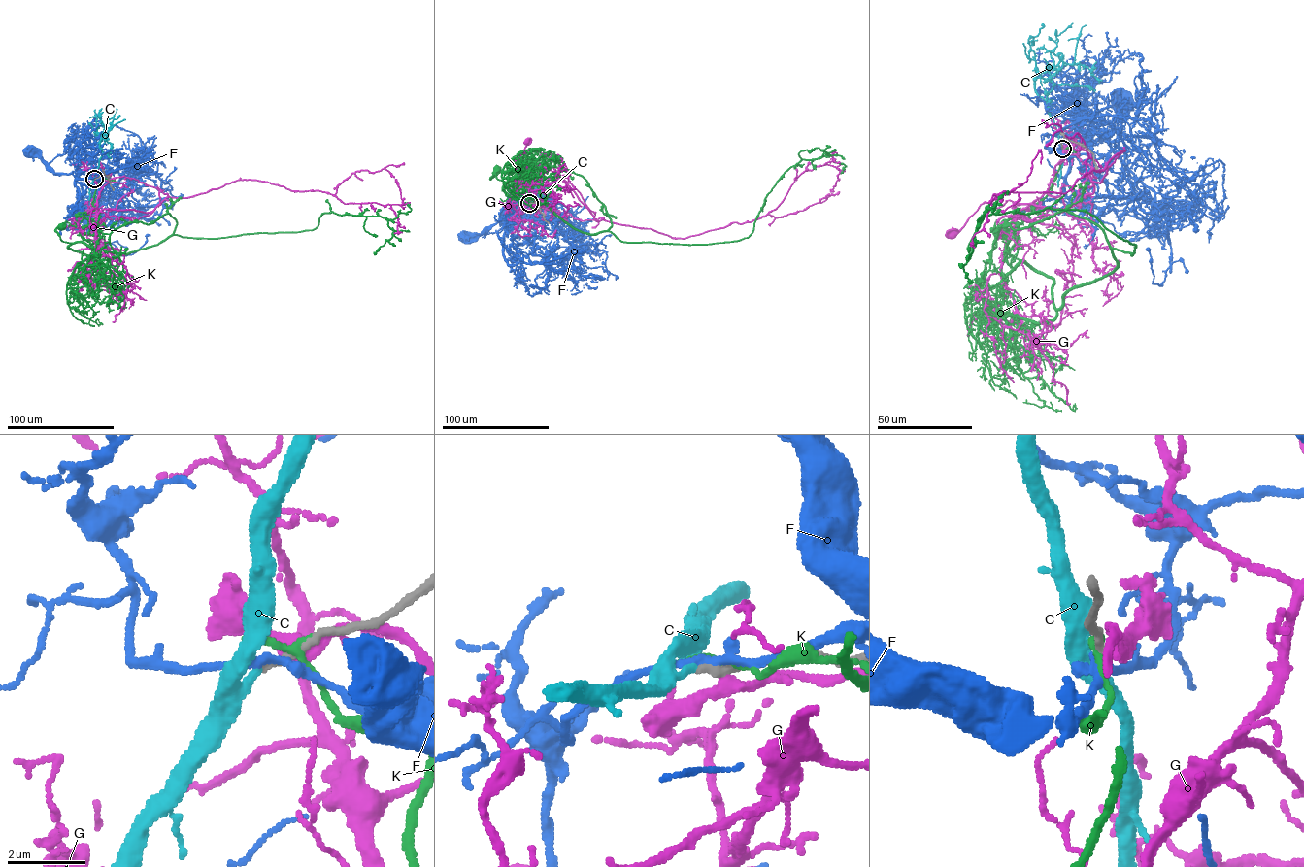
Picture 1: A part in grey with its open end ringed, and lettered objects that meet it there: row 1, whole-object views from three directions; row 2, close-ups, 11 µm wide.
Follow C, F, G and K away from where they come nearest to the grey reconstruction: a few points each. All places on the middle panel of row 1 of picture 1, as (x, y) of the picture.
C: (529, 203), (537, 194), (534, 187), (541, 188), (533, 199), (525, 221)
F: (529, 203), (525, 205), (526, 219), (511, 223), (497, 222), (484, 234), (467, 238)
G: (530, 203), (536, 206), (532, 204), (537, 199), (531, 195), (534, 177), (522, 168), (528, 162), (526, 141)
K: (530, 203), (534, 203), (526, 196), (533, 188), (531, 173), (506, 183), (495, 174), (490, 178), (496, 168)

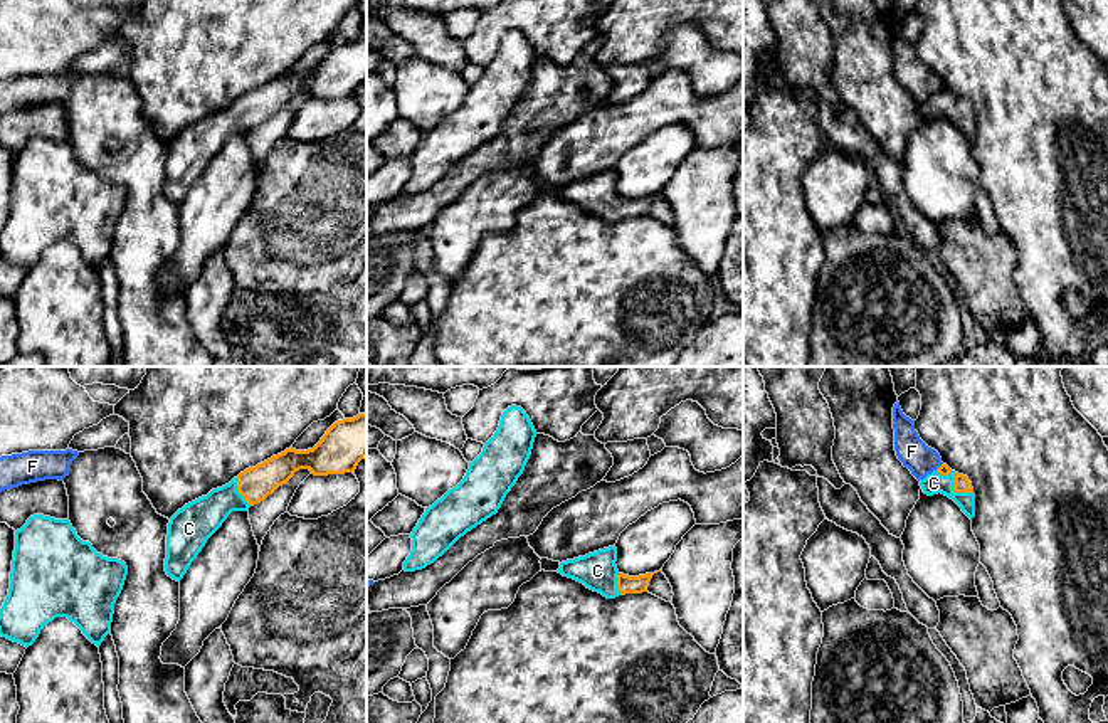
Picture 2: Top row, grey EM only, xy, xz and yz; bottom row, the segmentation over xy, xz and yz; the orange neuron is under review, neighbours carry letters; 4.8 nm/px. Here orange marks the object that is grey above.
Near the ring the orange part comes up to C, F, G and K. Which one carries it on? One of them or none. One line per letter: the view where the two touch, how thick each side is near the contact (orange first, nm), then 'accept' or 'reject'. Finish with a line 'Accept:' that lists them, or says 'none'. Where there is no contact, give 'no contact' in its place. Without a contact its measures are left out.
C: yz | 80/100 nm | accept
F: yz | 60/150 nm | reject
G: no contact | reject
K: no contact | reject
Accept: C

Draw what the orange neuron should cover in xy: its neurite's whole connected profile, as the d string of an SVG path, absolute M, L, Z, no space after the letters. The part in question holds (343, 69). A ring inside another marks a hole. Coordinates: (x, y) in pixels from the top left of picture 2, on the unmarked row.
M358 37L353 42L335 45L321 64L308 74L293 71L272 79L271 82L249 91L234 101L229 108L212 113L182 133L178 133L168 146L165 195L173 203L180 205L192 185L205 170L207 163L222 150L232 135L247 135L251 129L264 124L279 109L286 108L296 94L309 92L314 99L355 96L358 86L367 81L367 37Z

